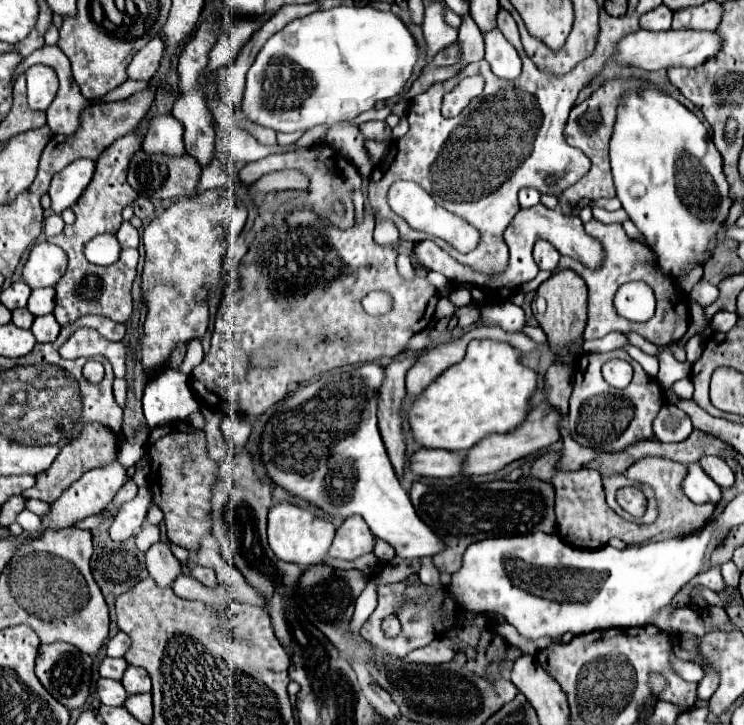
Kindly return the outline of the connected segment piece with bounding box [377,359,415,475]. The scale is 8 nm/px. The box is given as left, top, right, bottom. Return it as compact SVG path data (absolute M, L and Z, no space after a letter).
M415 359L393 361L385 367L385 379L379 387L379 431L385 443L391 465L397 475L403 475L405 467L405 439L401 431L401 401L405 397L405 373L415 363Z

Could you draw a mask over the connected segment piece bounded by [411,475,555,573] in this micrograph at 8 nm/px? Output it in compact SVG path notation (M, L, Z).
M531 475L521 477L519 481L491 481L481 485L461 483L457 487L427 487L425 483L413 483L411 503L423 523L433 531L441 531L443 553L435 555L433 561L441 569L441 563L447 573L455 573L461 565L465 549L479 539L487 537L513 537L529 533L551 533L555 529L555 511L553 511L555 491L549 481L535 479Z

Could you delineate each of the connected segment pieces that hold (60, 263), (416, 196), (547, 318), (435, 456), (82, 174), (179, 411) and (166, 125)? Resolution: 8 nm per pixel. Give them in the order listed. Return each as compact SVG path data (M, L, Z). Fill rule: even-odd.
M41 241L31 249L23 265L23 281L31 289L51 287L63 277L65 269L67 269L65 251L57 245Z
M397 181L391 185L389 189L389 205L391 209L403 217L411 229L417 229L417 231L423 231L427 235L435 235L435 237L441 237L445 241L449 241L457 251L461 253L469 253L471 249L477 247L479 243L479 233L475 227L471 227L467 221L463 221L461 217L449 213L447 209L437 205L433 201L433 197L421 189L421 185L413 183L413 181Z
M569 269L559 271L541 283L541 287L537 289L537 299L545 301L545 309L541 313L539 307L535 305L533 315L539 321L539 327L545 331L547 343L553 349L557 349L557 353L575 357L575 353L571 351L571 345L575 345L583 339L583 329L587 325L587 287L585 287L583 279L579 279Z
M471 341L461 363L443 371L419 397L413 399L407 421L413 439L431 451L415 451L411 455L411 473L419 477L455 477L461 461L449 451L467 451L491 433L509 433L529 413L529 399L537 387L537 373L519 363L519 353L497 341Z
M77 159L71 165L65 167L65 171L59 171L53 177L49 195L53 201L53 211L61 213L67 207L75 205L75 201L81 197L81 193L87 189L95 173L95 161L91 159Z
M165 369L159 377L151 377L143 391L143 413L147 427L183 421L199 409L199 401L189 387L189 377L177 369Z
M173 115L153 117L147 125L143 149L147 153L183 155L183 125Z

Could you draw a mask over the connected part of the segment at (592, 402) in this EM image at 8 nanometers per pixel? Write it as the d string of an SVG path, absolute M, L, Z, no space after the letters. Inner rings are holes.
M615 349L609 353L585 353L573 369L573 395L569 399L569 431L579 445L591 447L595 451L619 453L635 441L653 439L653 419L657 417L663 403L665 399L659 383L653 377L649 377L643 371L643 367L637 361L633 361L623 349ZM613 357L629 361L635 369L633 381L627 385L627 389L613 389L601 377L603 363L607 363Z

